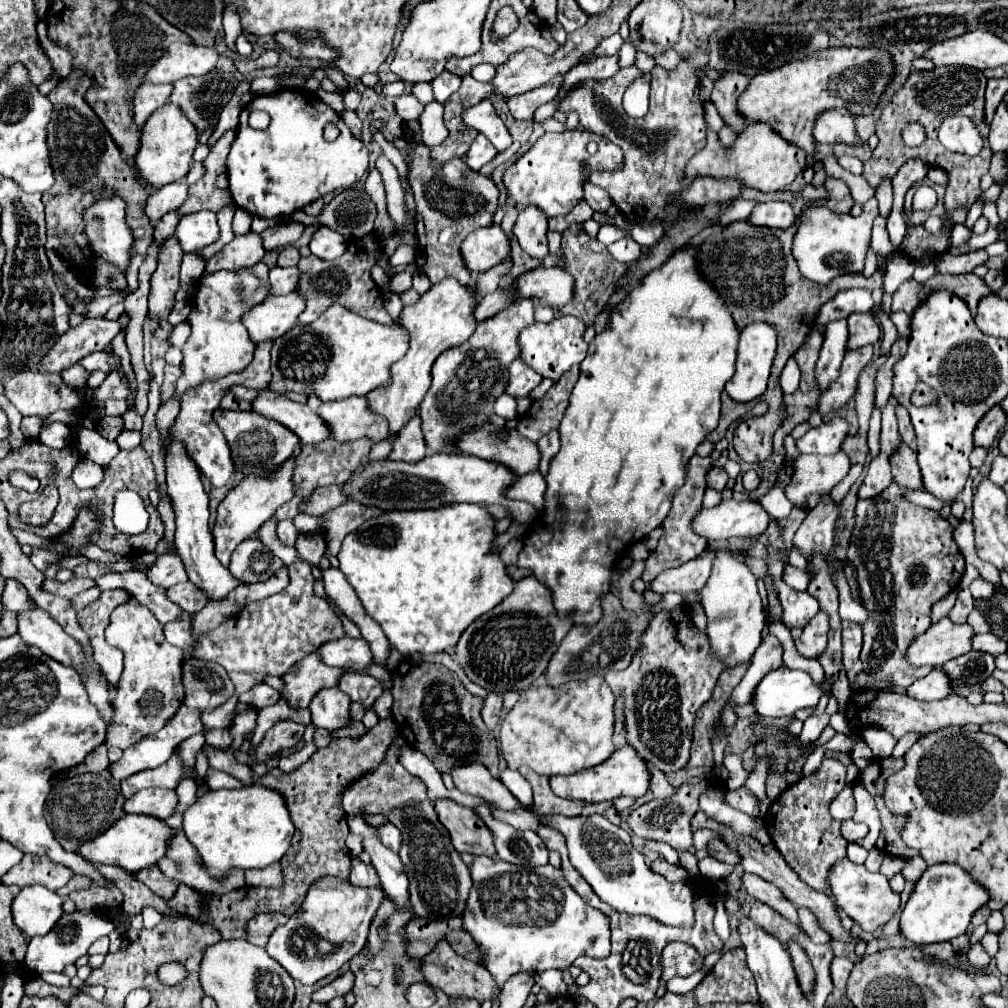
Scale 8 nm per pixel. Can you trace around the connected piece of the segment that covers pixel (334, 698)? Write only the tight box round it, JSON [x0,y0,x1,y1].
[308,686,350,730]

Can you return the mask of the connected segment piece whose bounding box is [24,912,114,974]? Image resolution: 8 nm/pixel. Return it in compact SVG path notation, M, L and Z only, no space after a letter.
M64 912L60 922L50 930L50 934L34 936L30 940L24 968L36 974L62 972L68 964L74 964L78 958L82 958L94 940L98 940L100 936L108 936L112 930L114 930L114 924L108 918L102 918L98 914L82 914L82 912L66 914Z

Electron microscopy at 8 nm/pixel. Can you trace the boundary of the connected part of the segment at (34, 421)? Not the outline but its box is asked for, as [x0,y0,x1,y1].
[21,417,42,438]

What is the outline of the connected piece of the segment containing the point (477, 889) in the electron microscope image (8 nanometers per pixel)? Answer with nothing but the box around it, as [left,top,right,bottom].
[462,856,610,987]

